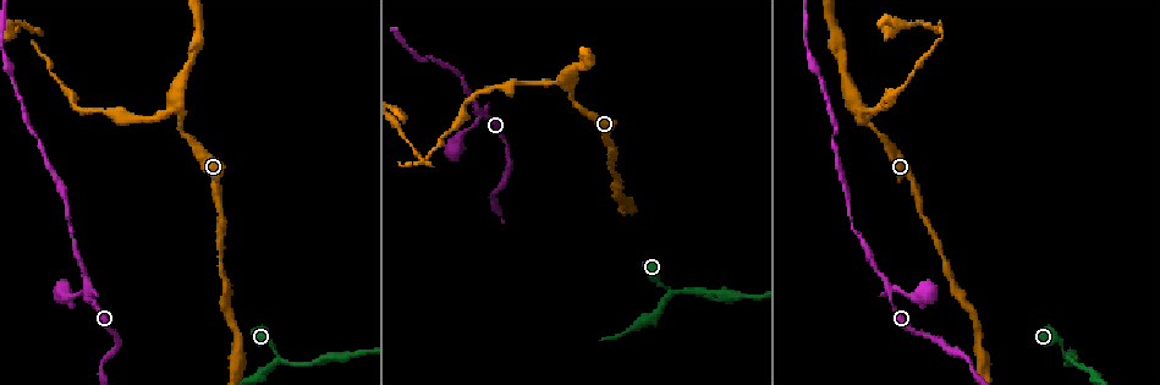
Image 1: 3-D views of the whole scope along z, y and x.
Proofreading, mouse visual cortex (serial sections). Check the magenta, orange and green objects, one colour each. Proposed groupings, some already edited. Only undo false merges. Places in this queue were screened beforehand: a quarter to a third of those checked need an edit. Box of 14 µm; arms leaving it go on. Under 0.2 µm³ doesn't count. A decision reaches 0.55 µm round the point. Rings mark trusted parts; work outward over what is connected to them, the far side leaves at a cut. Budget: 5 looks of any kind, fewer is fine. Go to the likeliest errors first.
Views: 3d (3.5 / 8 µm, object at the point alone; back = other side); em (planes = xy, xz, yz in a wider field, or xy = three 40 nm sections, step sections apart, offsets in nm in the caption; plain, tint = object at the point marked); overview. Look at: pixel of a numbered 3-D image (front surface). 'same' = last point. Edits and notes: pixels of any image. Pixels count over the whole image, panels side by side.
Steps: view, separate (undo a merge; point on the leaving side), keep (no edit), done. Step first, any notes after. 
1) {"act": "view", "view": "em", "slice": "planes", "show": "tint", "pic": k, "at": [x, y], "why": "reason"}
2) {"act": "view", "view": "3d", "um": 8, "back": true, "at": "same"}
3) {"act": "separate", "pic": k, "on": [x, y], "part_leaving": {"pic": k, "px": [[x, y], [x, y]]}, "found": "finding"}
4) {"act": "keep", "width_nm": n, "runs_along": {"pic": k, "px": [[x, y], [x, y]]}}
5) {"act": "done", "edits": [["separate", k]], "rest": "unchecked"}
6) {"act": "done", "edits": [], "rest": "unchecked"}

{"act": "view", "view": "3d", "um": 3.5, "pic": 1, "at": [480, 113], "why": "three arms meet"}

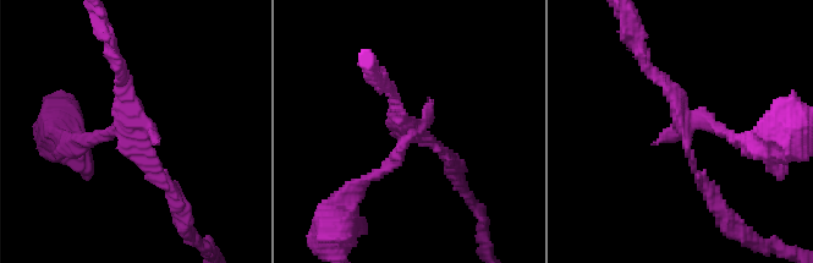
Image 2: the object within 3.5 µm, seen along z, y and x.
{"act": "view", "view": "em", "slice": "xy", "step": 1, "show": "tint", "pic": 2, "at": [130, 120]}

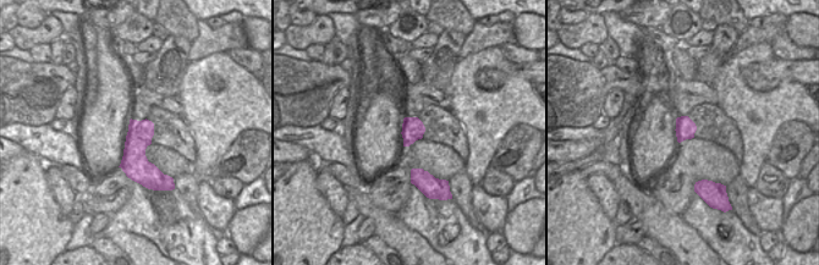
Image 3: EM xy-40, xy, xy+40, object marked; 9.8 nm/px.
{"act": "separate", "pic": 2, "on": [98, 136], "found": "two cells meet here"}

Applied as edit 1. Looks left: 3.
{"act": "view", "view": "3d", "um": 3.5, "pic": 1, "at": [856, 104], "why": "two arms in line, one across"}

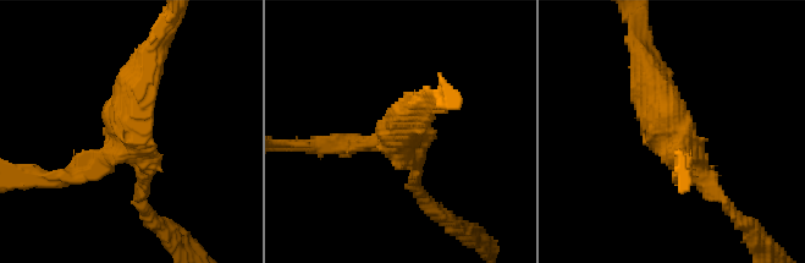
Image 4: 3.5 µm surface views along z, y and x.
{"act": "view", "view": "em", "slice": "planes", "show": "tint", "pic": 4, "at": [391, 142]}

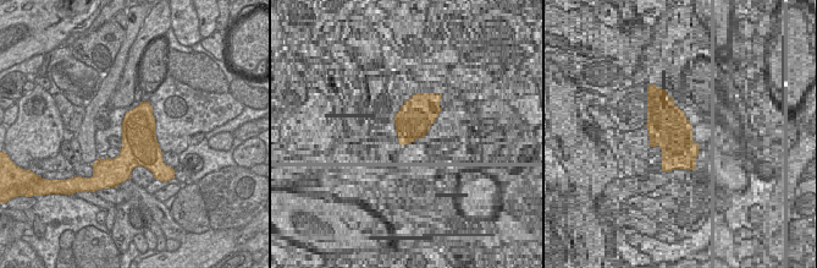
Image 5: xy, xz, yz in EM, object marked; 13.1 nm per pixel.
{"act": "keep", "runs_along": {"pic": 4, "px": [[414, 187], [391, 141], [324, 147]]}, "found": "continuous, no second cell"}

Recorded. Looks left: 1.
{"act": "done", "edits": [["separate", 2]], "rest": "unchecked"}

